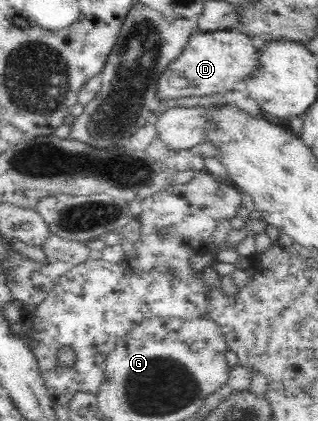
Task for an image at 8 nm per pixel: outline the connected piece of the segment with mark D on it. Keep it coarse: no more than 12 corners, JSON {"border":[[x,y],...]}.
{"border":[[237,32],[191,34],[159,75],[162,102],[227,92],[258,51]]}

